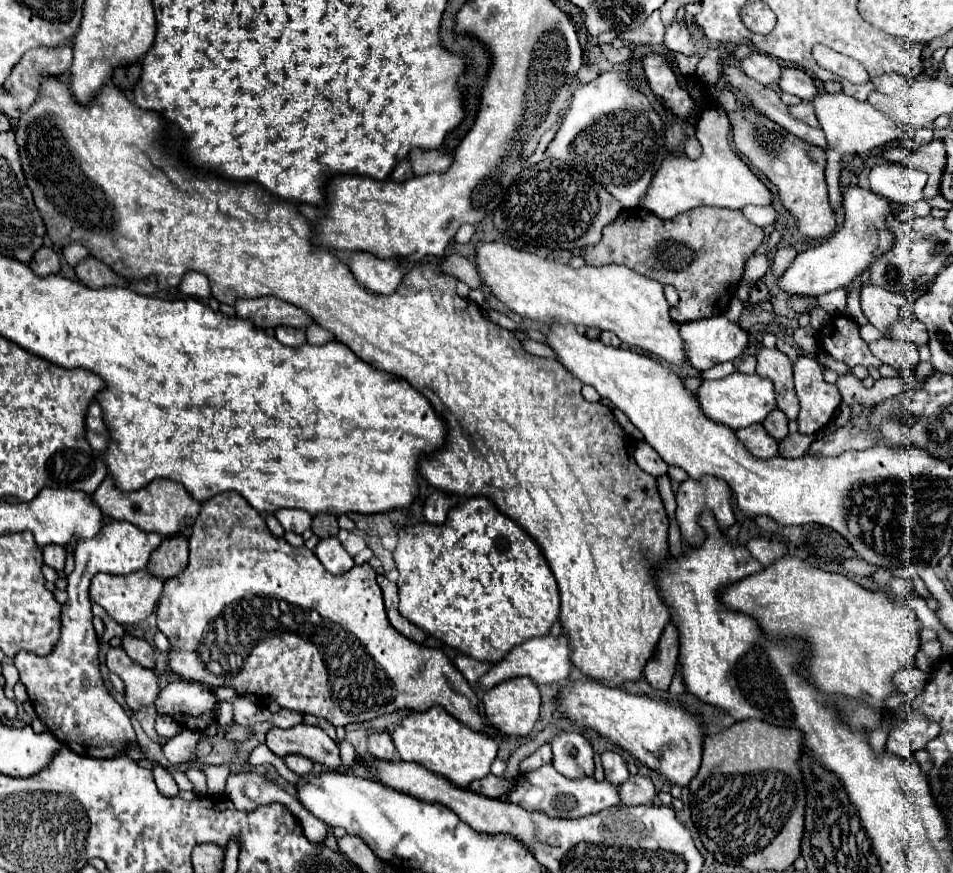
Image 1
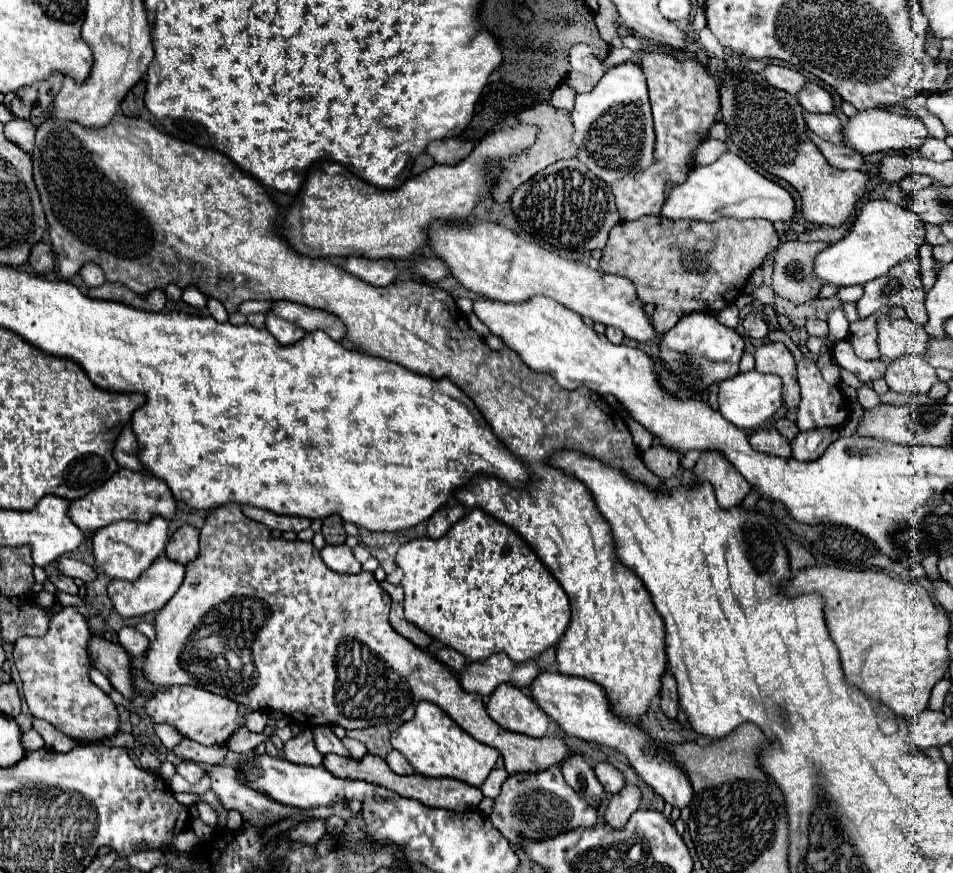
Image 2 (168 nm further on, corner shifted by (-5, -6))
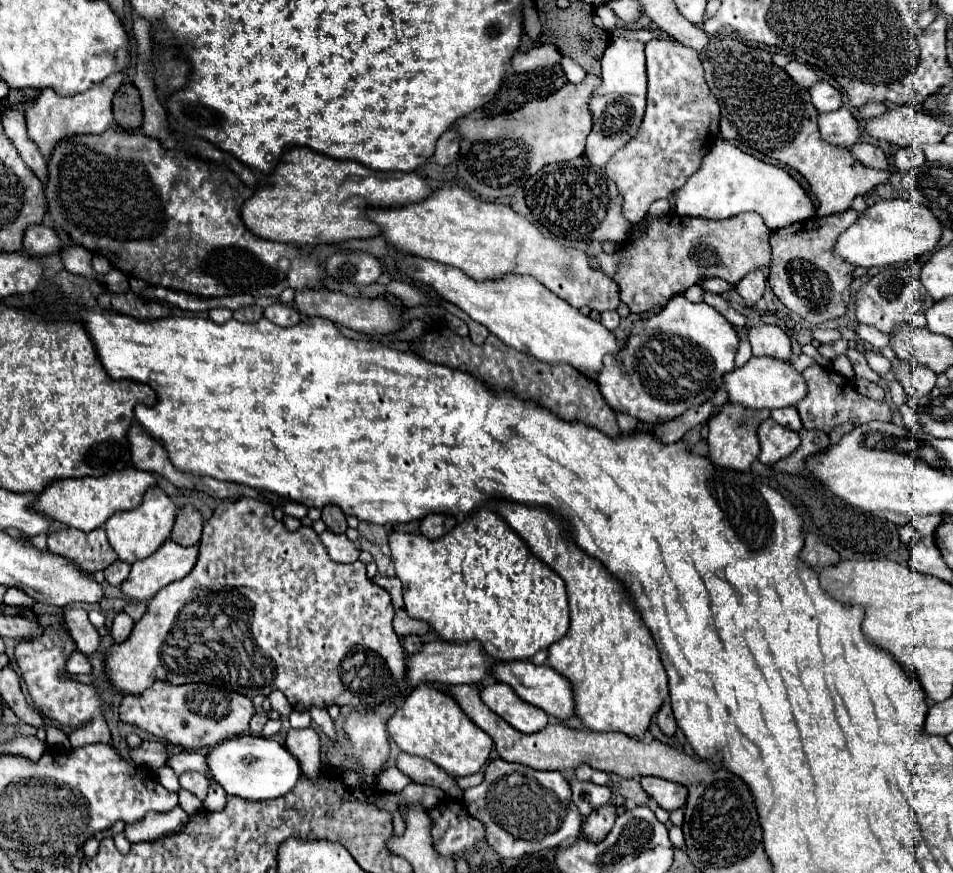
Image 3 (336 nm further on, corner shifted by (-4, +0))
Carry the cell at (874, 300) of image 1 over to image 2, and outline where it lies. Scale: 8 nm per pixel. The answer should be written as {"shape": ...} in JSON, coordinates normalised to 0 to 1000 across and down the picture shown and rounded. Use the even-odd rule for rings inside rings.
{"shape":[[[954,364],[943,367],[924,367],[922,373],[922,399],[924,405],[931,410],[945,410],[950,405],[971,408],[977,385],[971,380],[971,376],[958,371]]]}

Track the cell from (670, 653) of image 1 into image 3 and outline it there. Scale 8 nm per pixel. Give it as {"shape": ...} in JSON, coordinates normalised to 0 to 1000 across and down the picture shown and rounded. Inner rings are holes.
{"shape":[[[697,804],[695,811],[693,811],[693,816],[690,816],[690,832],[693,832],[699,841],[703,841],[703,843],[709,838],[709,825],[707,825],[703,804]]]}

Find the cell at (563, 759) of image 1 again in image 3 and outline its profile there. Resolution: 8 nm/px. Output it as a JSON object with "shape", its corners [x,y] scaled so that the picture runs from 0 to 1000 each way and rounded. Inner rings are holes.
{"shape":[[[604,889],[596,891],[596,896],[600,900],[600,919],[607,923],[611,935],[617,935],[625,926],[642,916],[642,907],[638,900],[627,900],[623,896],[609,896]]]}

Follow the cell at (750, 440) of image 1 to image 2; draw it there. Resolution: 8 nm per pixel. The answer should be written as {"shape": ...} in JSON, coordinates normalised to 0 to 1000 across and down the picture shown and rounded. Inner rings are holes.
{"shape":[[[811,488],[794,493],[792,497],[786,499],[786,506],[796,518],[803,518],[803,520],[809,520],[809,522],[820,522],[820,525],[830,522],[828,504],[824,499],[820,499],[815,495],[815,490],[811,490]]]}

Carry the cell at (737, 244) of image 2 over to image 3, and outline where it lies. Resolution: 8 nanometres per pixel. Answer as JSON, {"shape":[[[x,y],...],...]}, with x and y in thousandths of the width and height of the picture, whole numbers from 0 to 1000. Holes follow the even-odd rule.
{"shape":[[[783,243],[764,252],[741,252],[711,245],[680,247],[674,252],[672,266],[659,266],[657,277],[651,284],[653,298],[644,314],[644,321],[651,328],[651,341],[663,360],[676,360],[697,353],[709,337],[732,325],[735,318],[760,318],[766,325],[774,325],[787,309],[804,307],[808,302],[808,268],[810,263],[793,243]]]}

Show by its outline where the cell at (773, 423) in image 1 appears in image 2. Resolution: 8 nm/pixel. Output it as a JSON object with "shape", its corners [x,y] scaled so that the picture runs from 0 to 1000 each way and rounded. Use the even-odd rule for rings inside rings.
{"shape":[[[817,479],[817,481],[813,483],[813,488],[817,490],[817,495],[820,495],[820,497],[824,497],[824,499],[826,499],[826,504],[832,504],[832,502],[838,497],[836,486],[834,486],[834,483],[830,483],[830,481],[826,481],[826,479]]]}

